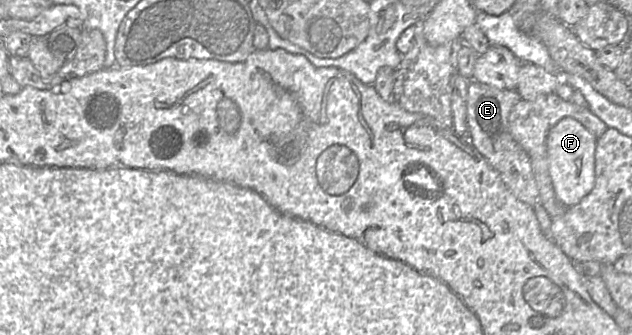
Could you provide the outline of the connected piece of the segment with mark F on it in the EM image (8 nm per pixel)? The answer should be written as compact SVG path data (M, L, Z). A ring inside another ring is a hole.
M571 117L560 120L548 133L549 172L558 201L567 207L578 204L595 186L596 136Z

